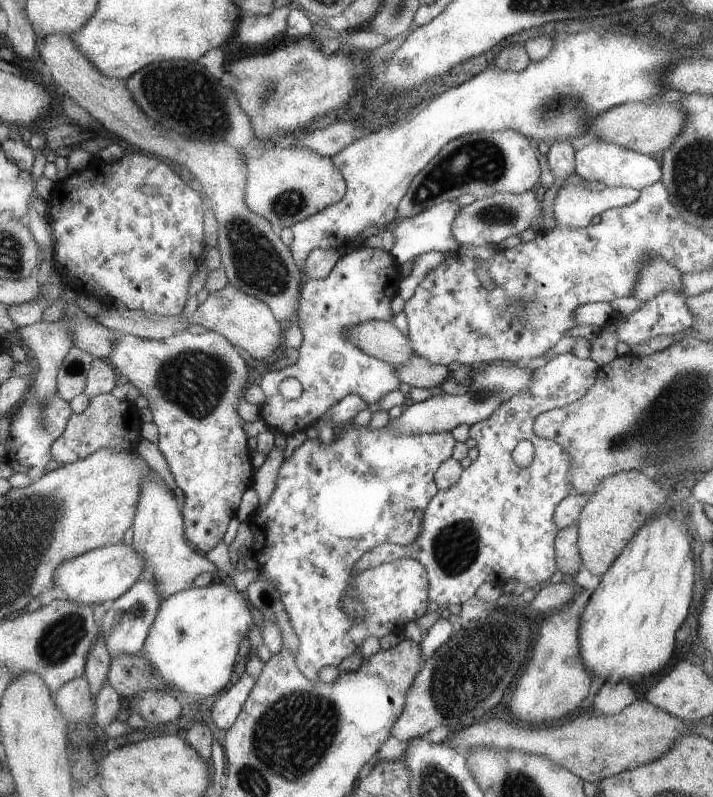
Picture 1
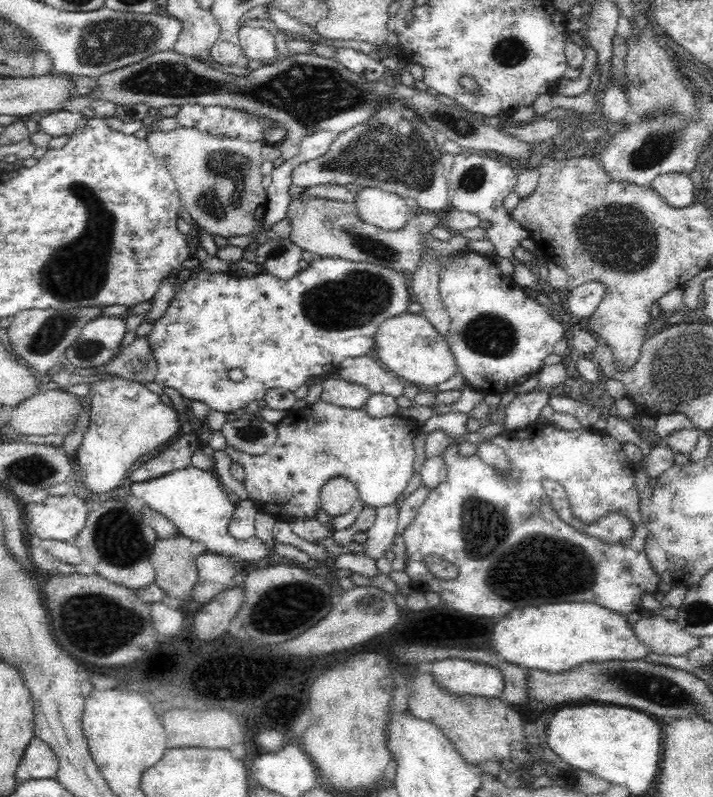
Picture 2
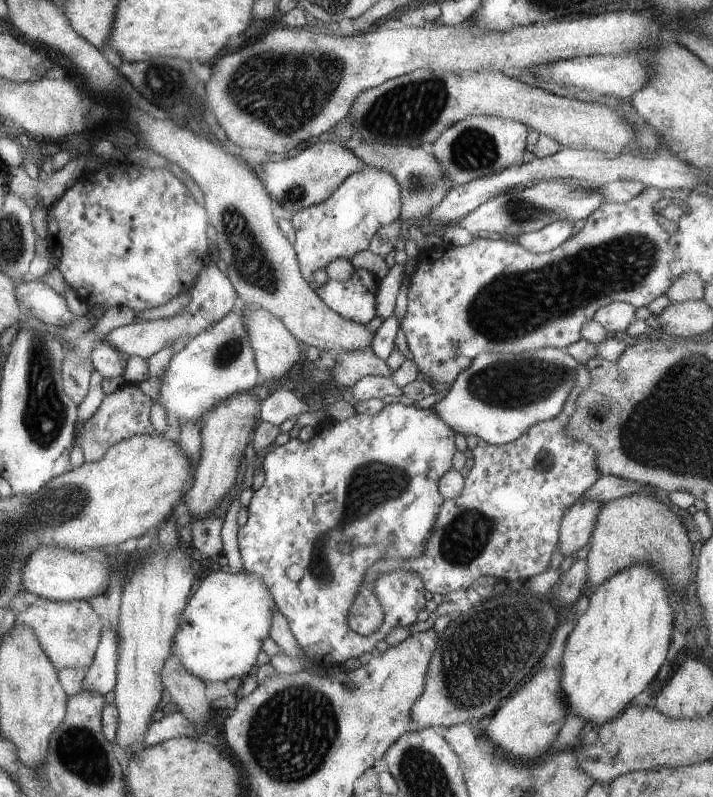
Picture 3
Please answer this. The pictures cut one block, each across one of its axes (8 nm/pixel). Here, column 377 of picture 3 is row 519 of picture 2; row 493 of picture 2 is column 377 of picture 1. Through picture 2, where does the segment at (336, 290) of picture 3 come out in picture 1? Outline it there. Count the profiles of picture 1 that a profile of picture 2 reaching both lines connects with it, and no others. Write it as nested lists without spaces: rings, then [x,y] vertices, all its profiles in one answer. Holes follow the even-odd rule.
[[[362,244],[345,248],[329,274],[322,279],[308,279],[301,285],[299,290],[299,308],[297,308],[297,322],[301,330],[302,340],[299,347],[297,359],[293,364],[277,371],[266,372],[258,384],[263,390],[265,398],[263,404],[258,406],[259,419],[263,420],[269,428],[275,429],[283,436],[305,431],[313,425],[318,418],[325,414],[329,406],[333,406],[339,399],[347,394],[357,394],[365,404],[374,408],[379,398],[387,392],[399,388],[402,382],[395,376],[395,368],[392,364],[381,362],[372,356],[367,356],[357,346],[345,342],[345,330],[369,322],[369,320],[389,321],[391,319],[391,300],[396,296],[396,285],[402,279],[398,264],[393,262],[393,256],[379,248],[365,247]],[[283,378],[295,378],[303,387],[301,396],[295,400],[283,400],[277,392],[279,382]]]

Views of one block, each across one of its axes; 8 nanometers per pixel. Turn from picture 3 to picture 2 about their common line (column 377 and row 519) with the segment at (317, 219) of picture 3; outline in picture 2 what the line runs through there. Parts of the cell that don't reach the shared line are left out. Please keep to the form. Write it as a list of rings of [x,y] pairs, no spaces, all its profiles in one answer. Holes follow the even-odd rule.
[[[190,465],[188,468],[140,481],[138,484],[134,482],[130,486],[130,492],[134,498],[142,498],[140,505],[146,505],[170,519],[184,537],[203,542],[208,553],[229,558],[237,557],[246,561],[259,560],[270,554],[257,537],[238,543],[228,534],[226,525],[236,507],[232,505],[226,488],[214,471],[204,472]]]

